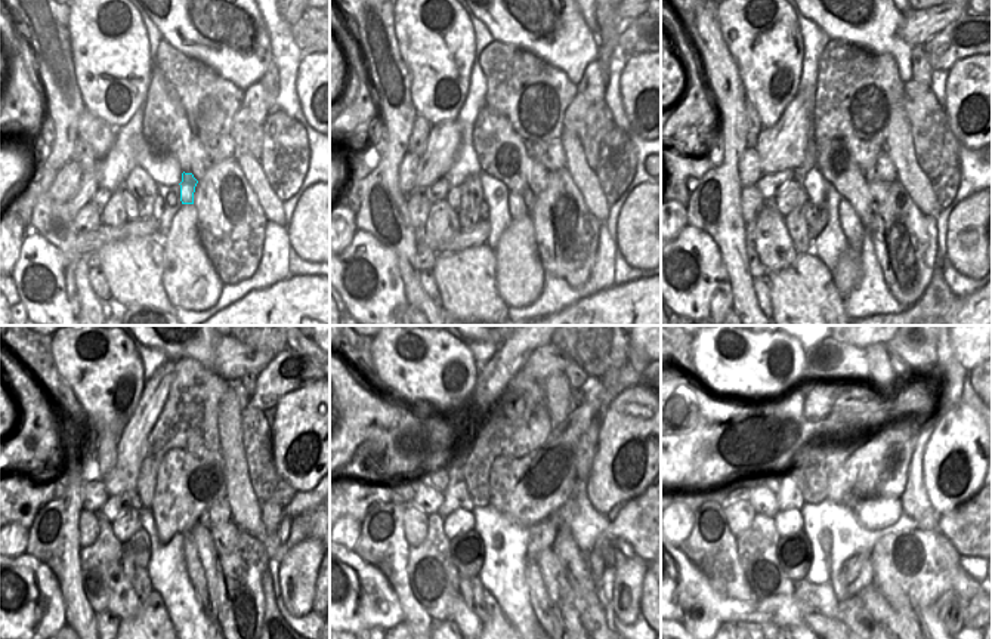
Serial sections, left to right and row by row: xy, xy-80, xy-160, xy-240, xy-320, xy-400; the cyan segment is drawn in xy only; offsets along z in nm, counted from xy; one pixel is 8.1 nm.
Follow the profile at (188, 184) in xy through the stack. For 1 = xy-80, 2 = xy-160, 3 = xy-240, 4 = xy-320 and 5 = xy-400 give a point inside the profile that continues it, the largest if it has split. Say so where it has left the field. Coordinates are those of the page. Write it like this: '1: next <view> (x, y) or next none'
1: next xy-80 (516, 203)
2: next xy-160 (852, 227)
3: next xy-240 (197, 576)
4: next xy-320 (547, 611)
5: next xy-400 (902, 626)

